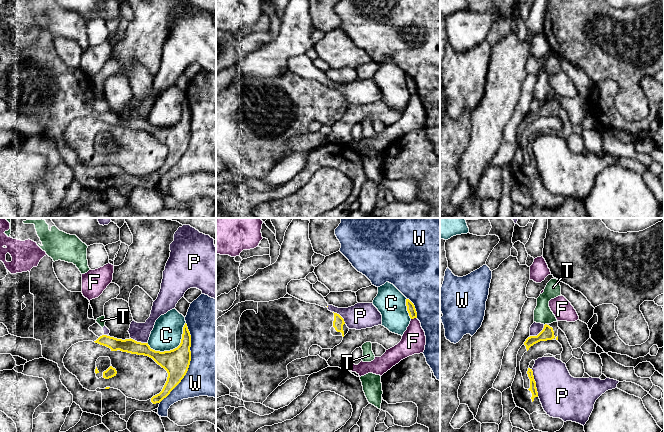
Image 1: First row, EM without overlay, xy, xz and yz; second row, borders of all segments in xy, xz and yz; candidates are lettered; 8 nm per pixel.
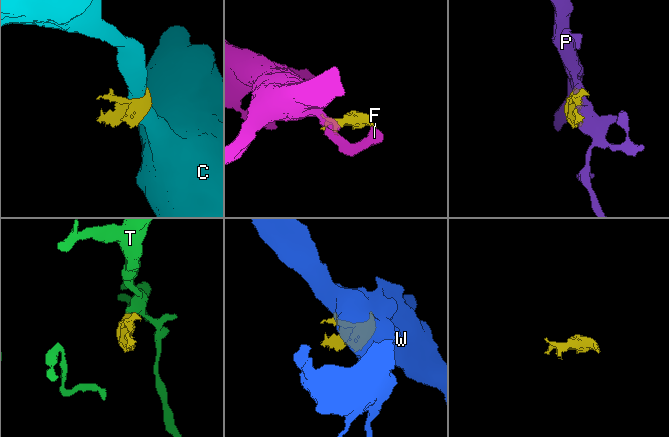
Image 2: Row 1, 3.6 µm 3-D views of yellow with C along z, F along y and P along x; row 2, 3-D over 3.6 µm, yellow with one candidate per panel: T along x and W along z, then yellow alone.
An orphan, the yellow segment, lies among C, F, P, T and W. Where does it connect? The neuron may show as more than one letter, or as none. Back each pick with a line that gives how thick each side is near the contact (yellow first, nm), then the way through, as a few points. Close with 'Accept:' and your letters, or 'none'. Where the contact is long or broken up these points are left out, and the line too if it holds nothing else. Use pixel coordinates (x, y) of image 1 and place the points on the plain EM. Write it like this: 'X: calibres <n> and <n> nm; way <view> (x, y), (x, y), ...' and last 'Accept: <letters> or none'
Accept: none

